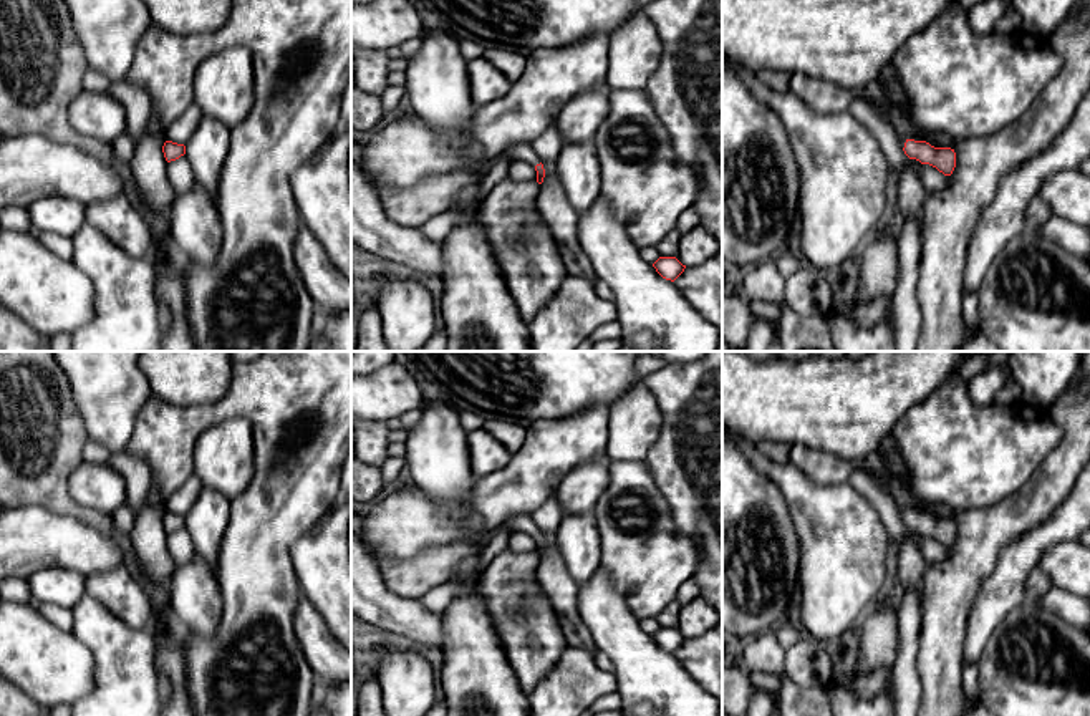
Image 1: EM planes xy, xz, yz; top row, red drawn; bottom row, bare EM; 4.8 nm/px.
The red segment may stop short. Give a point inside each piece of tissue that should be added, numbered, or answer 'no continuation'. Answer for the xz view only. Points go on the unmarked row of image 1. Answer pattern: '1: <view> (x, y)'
1: xz (522, 522)

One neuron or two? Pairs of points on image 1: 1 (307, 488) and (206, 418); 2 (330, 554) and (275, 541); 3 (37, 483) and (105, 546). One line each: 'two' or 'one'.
1: one
2: two
3: two

